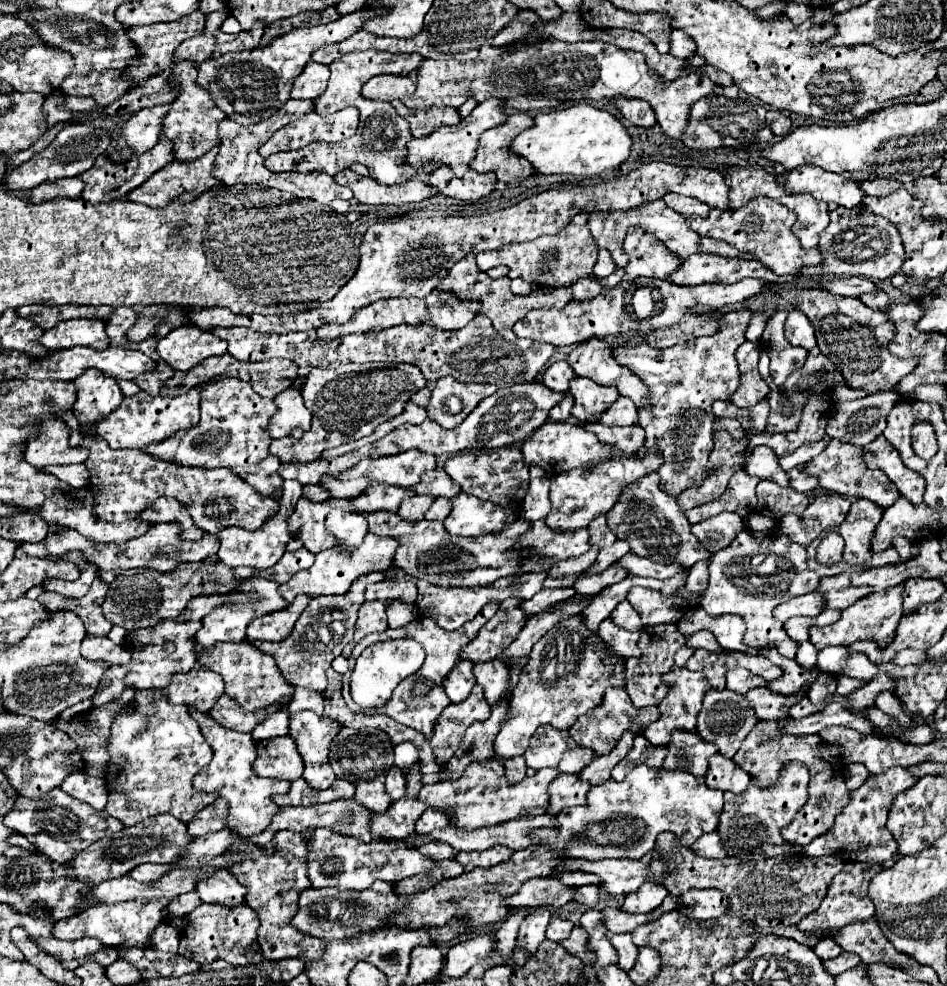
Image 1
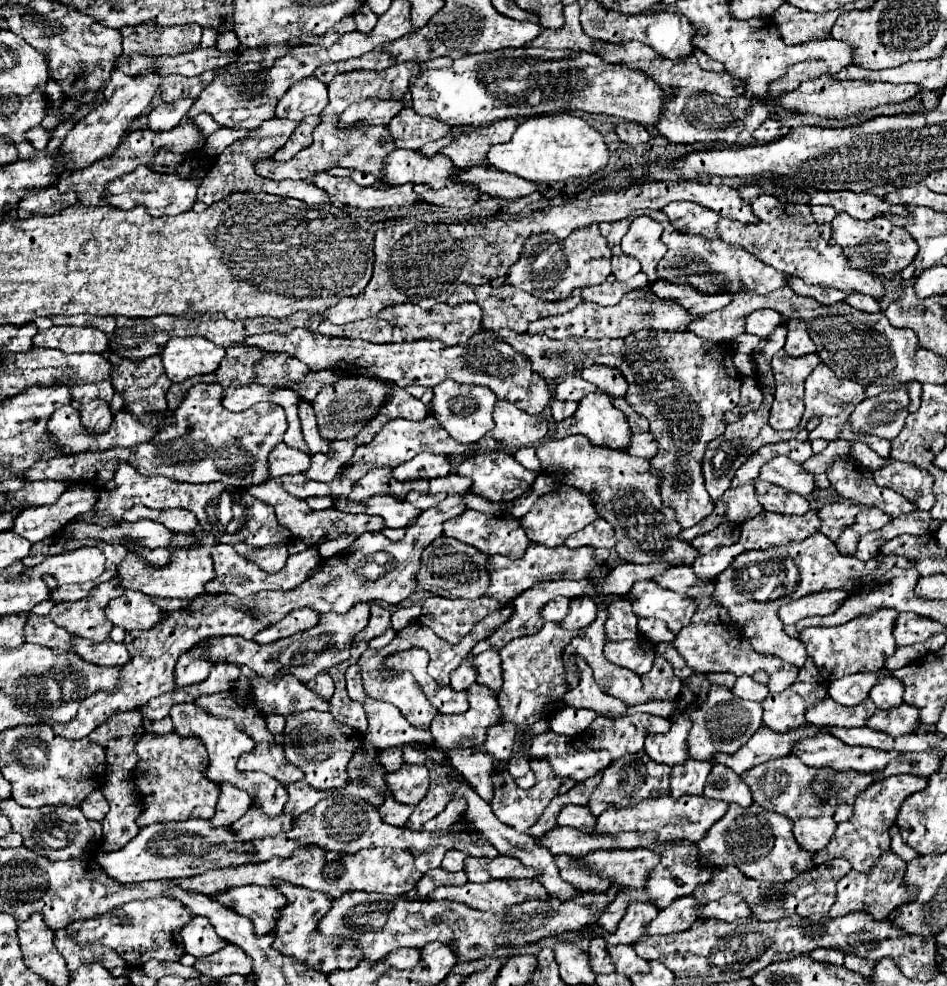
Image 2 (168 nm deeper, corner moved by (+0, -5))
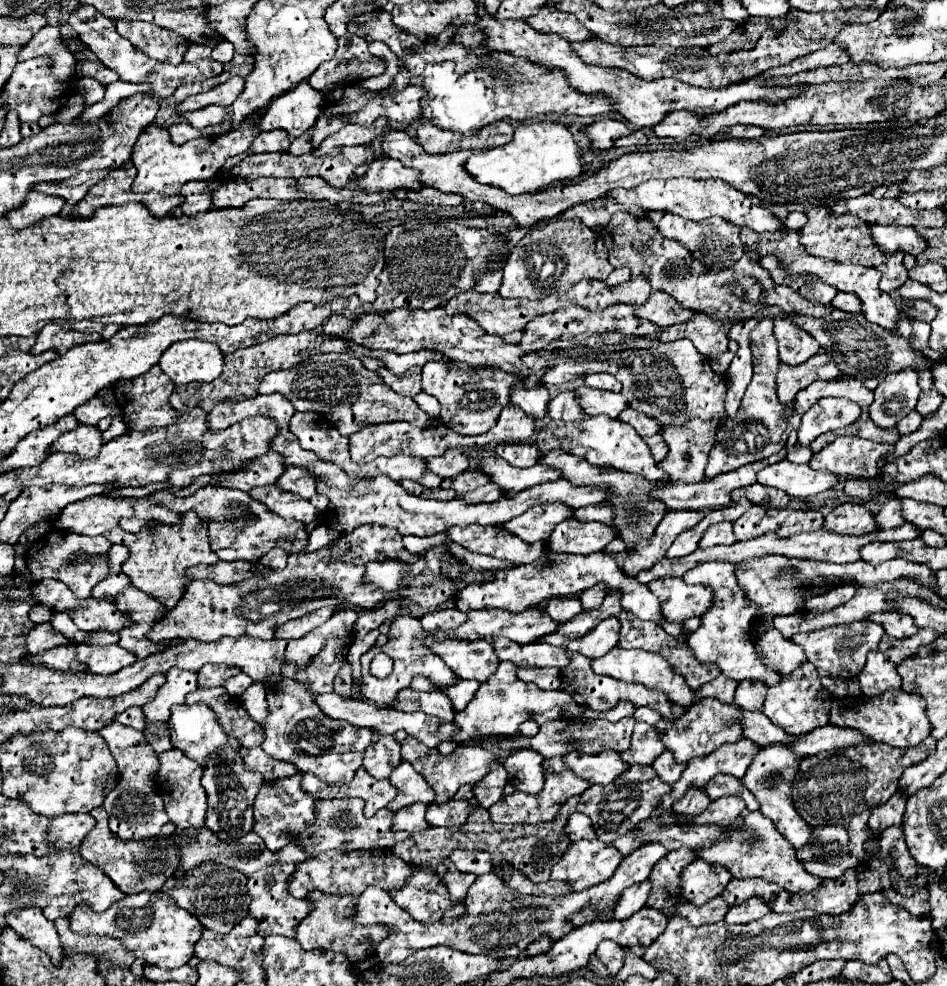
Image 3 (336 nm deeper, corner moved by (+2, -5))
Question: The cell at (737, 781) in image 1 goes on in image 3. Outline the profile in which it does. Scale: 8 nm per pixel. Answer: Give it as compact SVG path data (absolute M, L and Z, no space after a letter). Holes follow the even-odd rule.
M716 775L716 777L712 777L706 783L704 791L706 791L706 795L710 799L718 799L718 797L724 797L724 795L738 795L738 797L744 799L748 811L756 811L758 809L756 797L742 785L740 779L736 779L732 775Z

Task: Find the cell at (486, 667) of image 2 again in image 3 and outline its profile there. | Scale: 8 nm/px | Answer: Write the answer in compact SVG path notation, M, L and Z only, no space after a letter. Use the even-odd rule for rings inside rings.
M428 635L428 647L444 659L444 663L462 679L488 681L498 667L492 643L488 641L460 641L460 639L434 639Z

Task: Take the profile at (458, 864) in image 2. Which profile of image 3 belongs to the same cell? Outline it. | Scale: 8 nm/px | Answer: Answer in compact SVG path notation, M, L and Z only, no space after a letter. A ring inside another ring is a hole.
M452 851L452 855L448 857L458 871L464 873L474 873L474 875L484 875L488 871L492 871L492 859L490 853L484 851Z

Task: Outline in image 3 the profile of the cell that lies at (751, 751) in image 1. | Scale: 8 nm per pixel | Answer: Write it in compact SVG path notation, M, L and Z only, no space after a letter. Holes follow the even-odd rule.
M764 747L764 755L758 755L756 763L752 763L752 767L748 767L746 775L742 777L742 783L758 799L760 813L774 821L778 831L790 841L790 845L794 849L800 849L806 843L810 843L812 841L812 831L814 831L814 827L810 827L798 815L798 811L794 809L794 803L792 803L792 785L794 785L794 779L798 775L798 771L800 771L800 761L802 759L796 759L794 753L790 753L782 747Z

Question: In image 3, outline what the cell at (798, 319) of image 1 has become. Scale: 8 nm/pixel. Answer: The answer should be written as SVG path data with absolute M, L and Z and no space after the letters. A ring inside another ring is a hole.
M778 319L774 323L774 335L778 339L780 361L788 365L800 365L820 351L820 345L816 343L816 339L812 339L804 329L784 319Z

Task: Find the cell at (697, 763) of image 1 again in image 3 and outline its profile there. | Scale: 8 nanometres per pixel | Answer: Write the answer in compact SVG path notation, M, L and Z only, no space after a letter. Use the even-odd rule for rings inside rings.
M690 787L686 791L686 795L672 805L672 809L680 815L698 815L700 811L704 811L704 807L708 803L710 803L710 799L708 799L708 795L704 795L704 791Z

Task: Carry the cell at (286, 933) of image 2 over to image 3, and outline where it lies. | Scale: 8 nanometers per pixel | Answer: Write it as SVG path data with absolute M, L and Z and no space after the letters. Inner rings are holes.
M312 891L306 899L312 905L312 911L296 927L296 941L304 949L332 949L332 951L342 953L348 947L352 947L356 941L372 939L374 943L378 943L386 935L384 927L380 927L380 925L366 927L366 925L356 925L354 921L348 919L348 915L352 913L352 907L356 903L356 897L336 897L336 895L326 895L326 893L320 893L320 891Z

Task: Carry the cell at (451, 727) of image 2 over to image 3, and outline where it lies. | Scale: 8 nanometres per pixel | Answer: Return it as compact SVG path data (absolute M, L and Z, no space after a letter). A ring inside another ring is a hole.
M502 661L492 675L492 679L484 681L480 689L476 691L474 699L466 705L466 709L458 711L454 717L454 723L458 731L454 733L456 743L470 743L470 741L482 741L484 737L500 737L500 735L514 735L518 731L518 725L528 719L528 713L536 715L536 723L546 723L552 719L570 719L570 717L586 717L586 719L608 719L608 721L620 721L622 717L634 715L632 703L618 703L610 711L592 711L590 707L580 707L574 703L572 695L566 691L544 691L534 683L524 683L516 677L516 663Z

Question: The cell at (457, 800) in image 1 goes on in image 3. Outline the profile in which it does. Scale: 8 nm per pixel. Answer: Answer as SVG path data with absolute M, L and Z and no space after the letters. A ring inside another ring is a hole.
M550 757L544 759L542 763L544 767L544 791L530 795L530 793L522 793L522 791L514 791L512 795L502 795L488 811L492 821L496 823L544 823L544 821L552 821L560 809L560 805L572 797L572 795L582 795L582 791L586 791L590 787L588 781L578 779L572 771L568 771L568 767L564 767L564 761L560 757Z

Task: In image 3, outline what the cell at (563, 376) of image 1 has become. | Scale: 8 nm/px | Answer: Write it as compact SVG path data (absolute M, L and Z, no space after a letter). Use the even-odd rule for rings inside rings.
M580 385L574 389L576 401L588 415L608 415L616 419L624 407L628 407L628 401L620 393L604 391L604 389L592 389L586 385Z

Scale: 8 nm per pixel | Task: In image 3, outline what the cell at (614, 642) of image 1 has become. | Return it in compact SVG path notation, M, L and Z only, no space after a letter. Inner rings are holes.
M614 647L606 655L594 659L592 661L592 669L596 673L600 673L600 675L610 675L614 679L642 683L642 685L646 685L650 689L658 689L664 695L668 695L668 699L672 703L680 703L686 709L696 703L696 697L692 695L692 689L686 685L684 677L680 677L678 673L674 673L672 667L668 665L668 661L664 657L660 657L658 653L650 653L650 651L644 651L644 649L622 649L622 647Z

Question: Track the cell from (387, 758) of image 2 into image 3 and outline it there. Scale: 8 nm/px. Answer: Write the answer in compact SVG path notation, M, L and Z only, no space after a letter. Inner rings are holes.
M382 735L366 749L364 769L376 779L386 779L400 765L400 761L400 745L394 735Z

